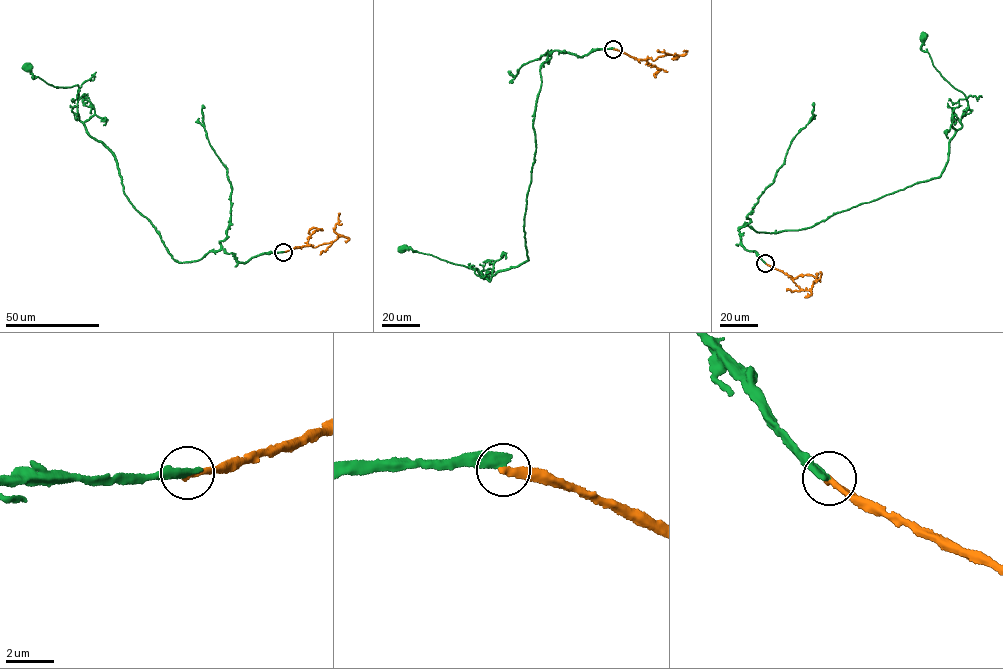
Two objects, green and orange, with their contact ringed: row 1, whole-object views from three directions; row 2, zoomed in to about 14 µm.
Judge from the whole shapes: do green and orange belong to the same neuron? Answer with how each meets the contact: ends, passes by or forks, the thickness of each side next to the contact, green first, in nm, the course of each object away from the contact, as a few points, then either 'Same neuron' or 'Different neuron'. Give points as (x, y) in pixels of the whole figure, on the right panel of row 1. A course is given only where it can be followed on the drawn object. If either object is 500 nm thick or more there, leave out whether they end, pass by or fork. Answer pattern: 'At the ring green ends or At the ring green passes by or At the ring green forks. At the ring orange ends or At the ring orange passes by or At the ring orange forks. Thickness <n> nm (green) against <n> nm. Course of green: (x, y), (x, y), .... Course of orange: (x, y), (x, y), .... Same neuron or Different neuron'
At the ring green ends. At the ring orange ends. Thickness 420 nm (green) against 320 nm. Course of green: (765, 263), (742, 245), (745, 223), (771, 233), (813, 226), (939, 176), (967, 100), (921, 49), (924, 37). Course of orange: (765, 263), (788, 275), (802, 290), (811, 289), (813, 282), (819, 279), (820, 271). Different neuron

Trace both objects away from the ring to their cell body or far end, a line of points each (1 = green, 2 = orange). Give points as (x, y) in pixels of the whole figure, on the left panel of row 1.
1: (282, 252), (177, 261), (125, 194), (114, 154), (79, 119), (78, 87), (27, 68)
2: (282, 252), (333, 242), (339, 235), (334, 228), (339, 213)

